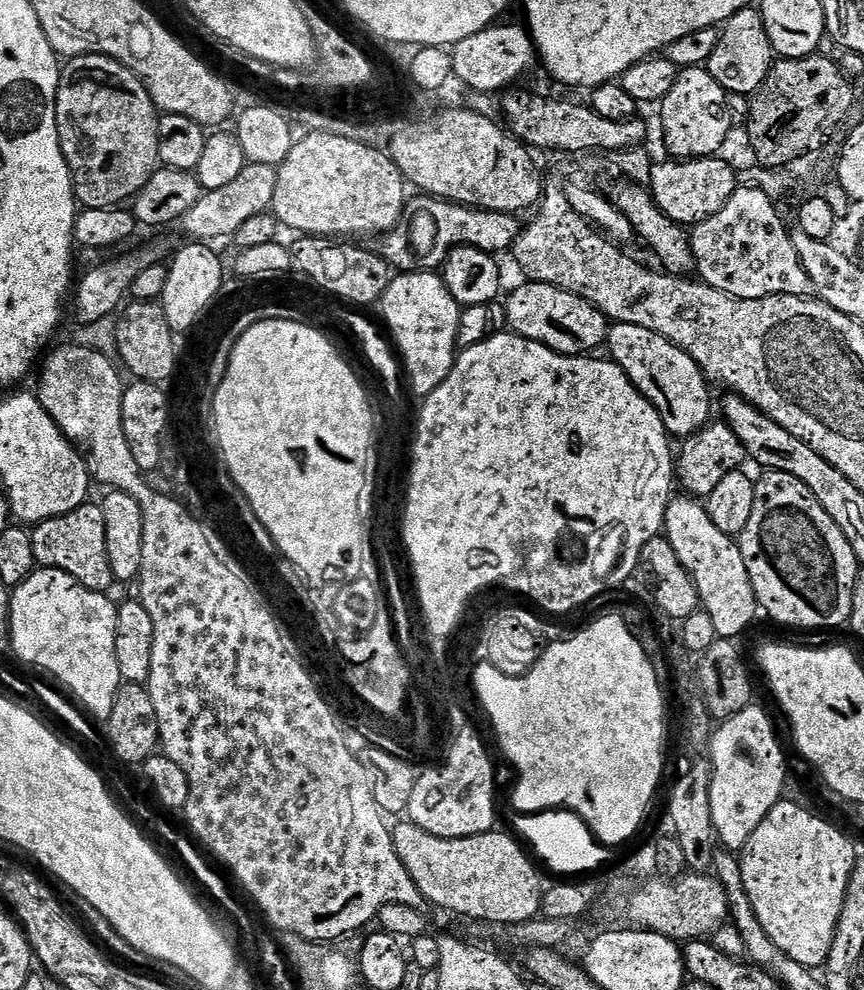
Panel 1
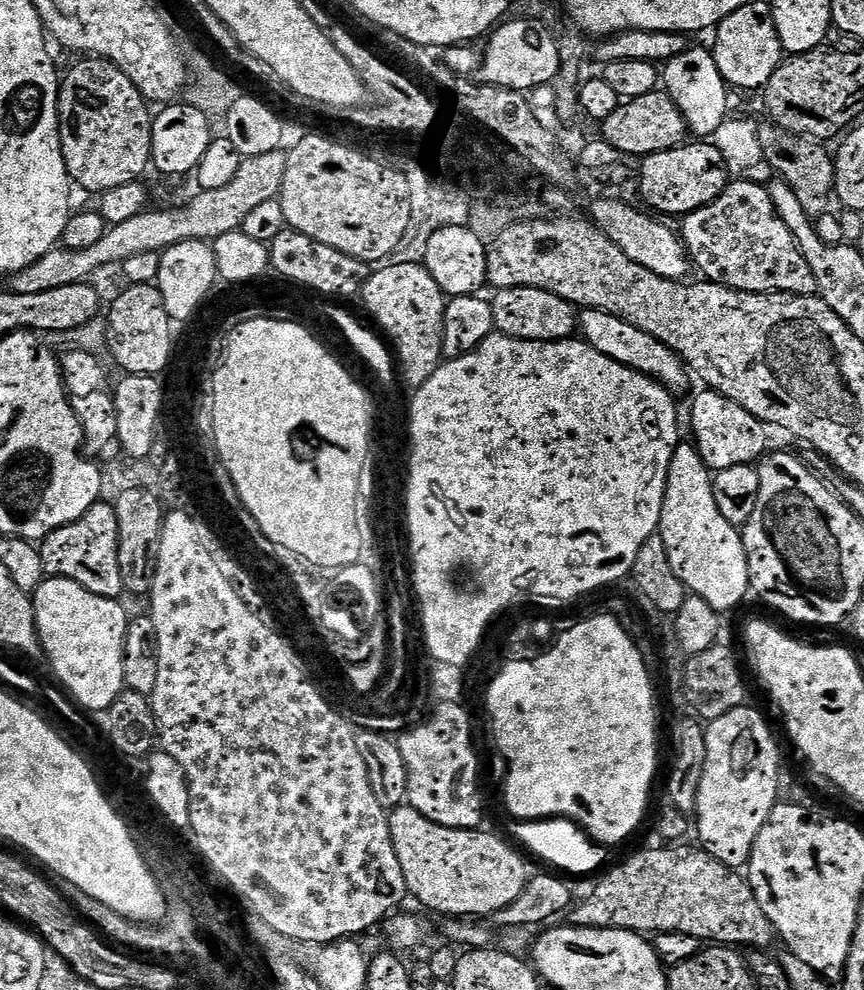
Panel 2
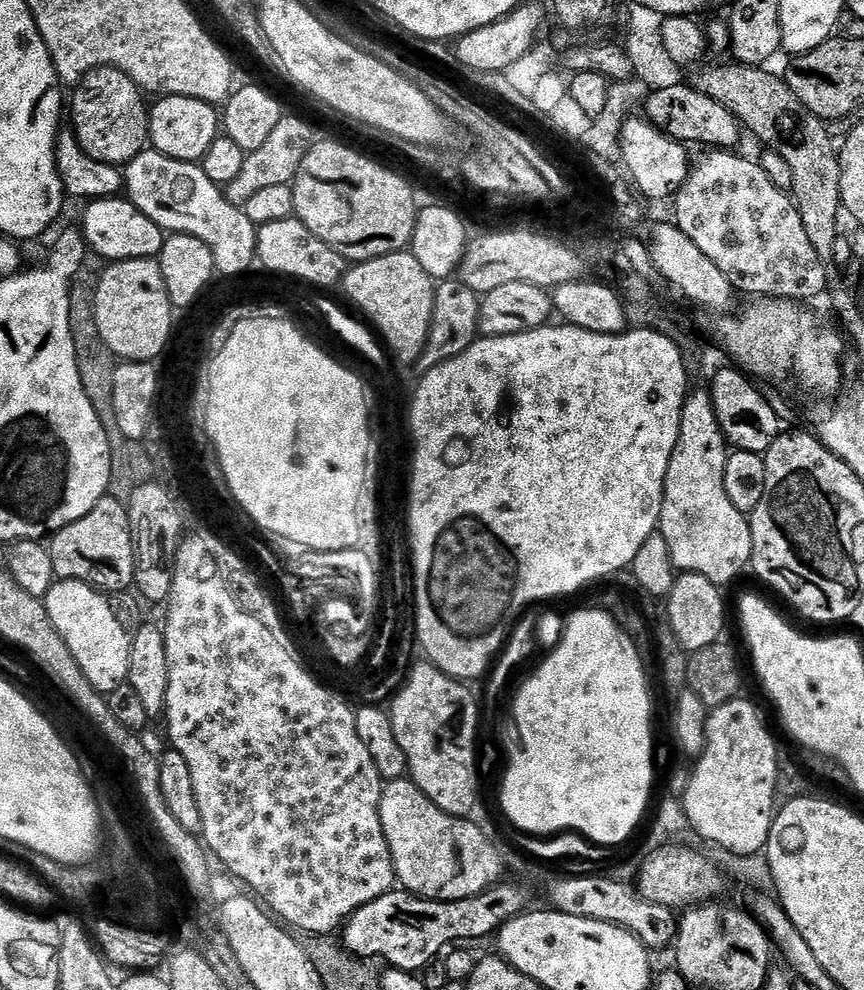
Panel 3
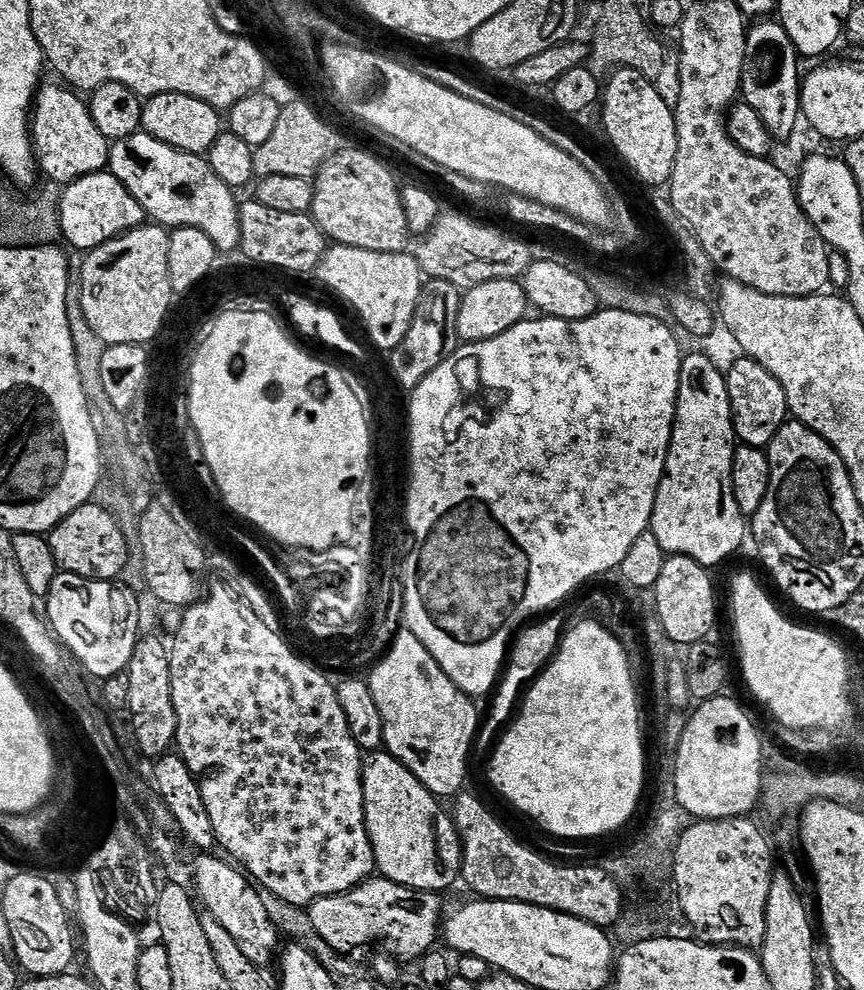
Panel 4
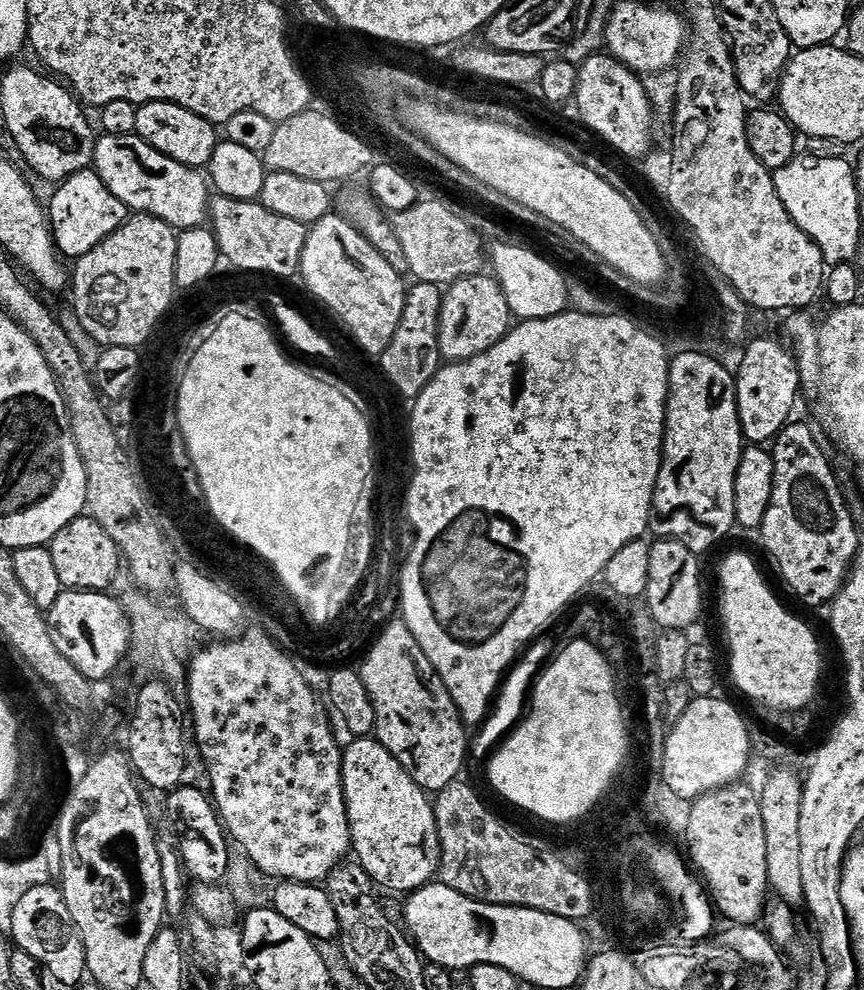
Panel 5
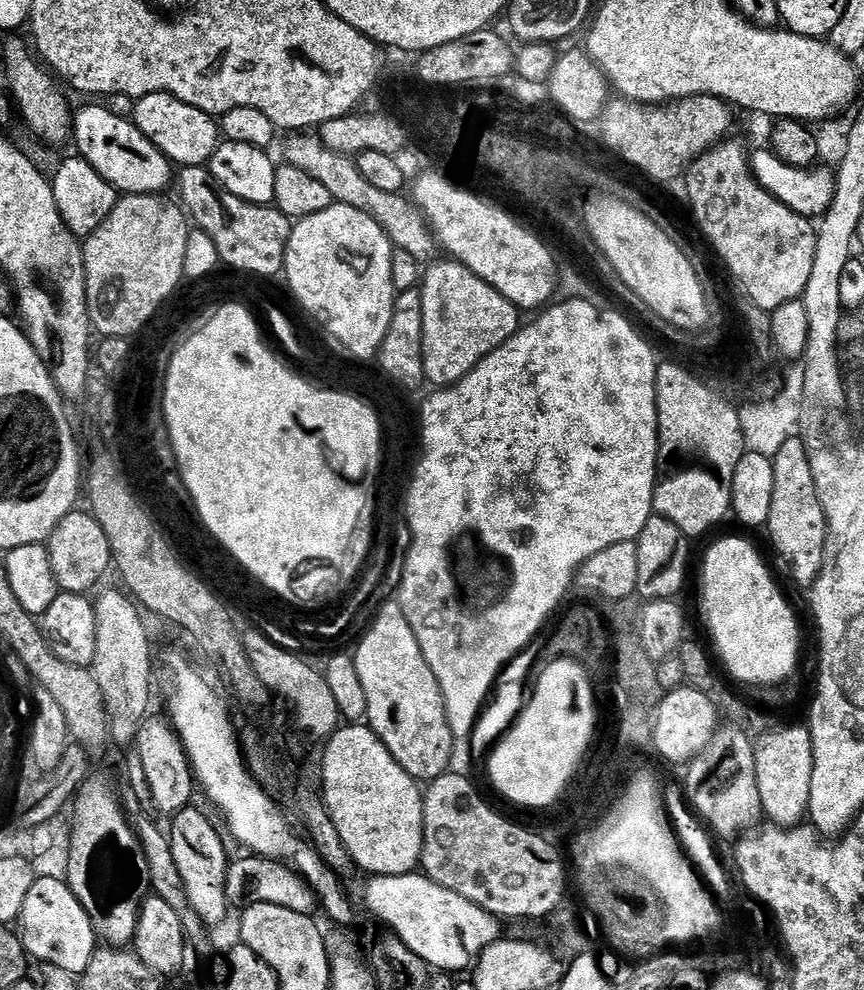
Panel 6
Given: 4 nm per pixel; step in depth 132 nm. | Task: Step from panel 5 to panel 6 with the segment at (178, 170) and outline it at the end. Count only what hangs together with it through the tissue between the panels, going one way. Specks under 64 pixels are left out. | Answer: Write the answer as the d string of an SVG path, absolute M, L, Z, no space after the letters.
M105 105L88 106L75 113L72 138L79 150L77 152L88 164L94 166L104 180L110 182L117 193L137 196L150 193L157 195L174 178L174 168L152 142L131 120L117 118Z

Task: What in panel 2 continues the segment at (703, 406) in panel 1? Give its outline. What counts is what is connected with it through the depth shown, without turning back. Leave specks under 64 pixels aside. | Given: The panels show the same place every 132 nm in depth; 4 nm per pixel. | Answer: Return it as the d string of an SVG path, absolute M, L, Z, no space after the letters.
M586 308L579 313L578 328L583 339L594 345L602 354L606 354L619 364L636 368L639 372L661 381L665 388L673 394L681 394L688 388L689 369L675 351L667 348L662 341L646 334L638 326L634 326L624 317L614 312L604 312L601 308Z

